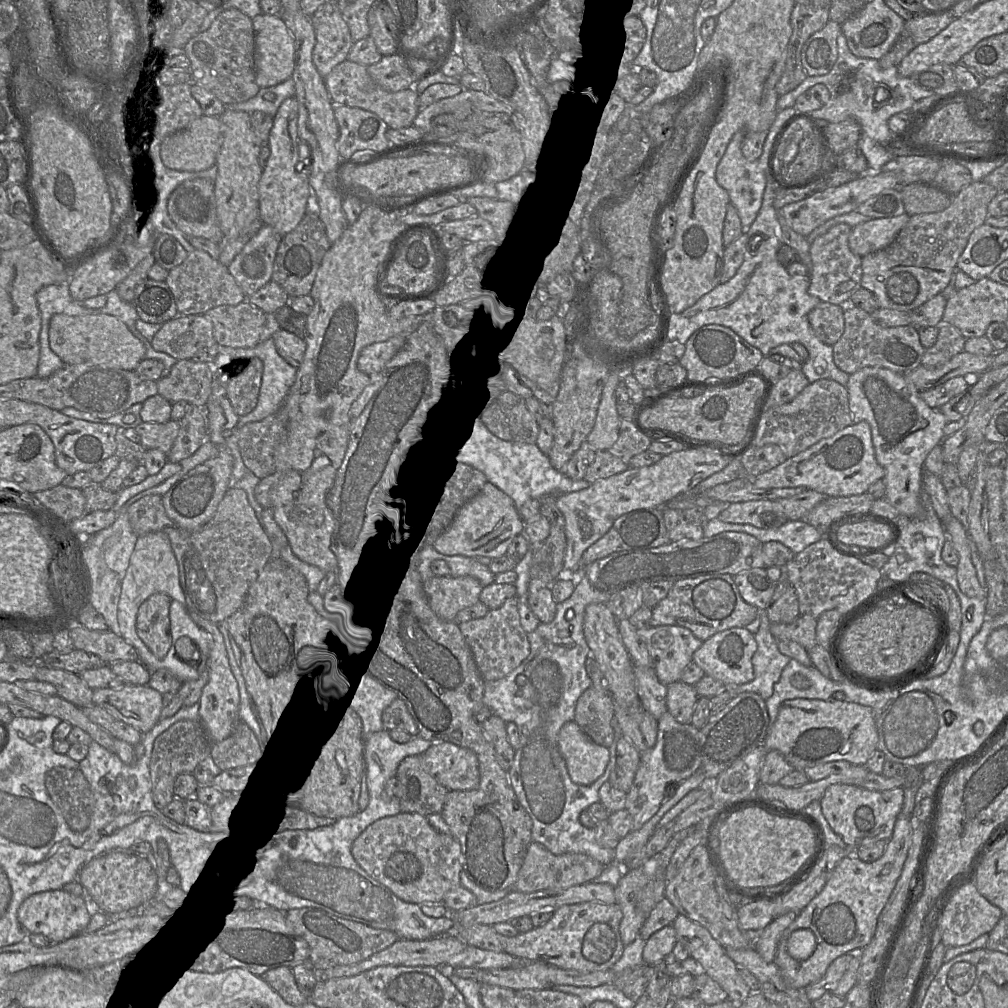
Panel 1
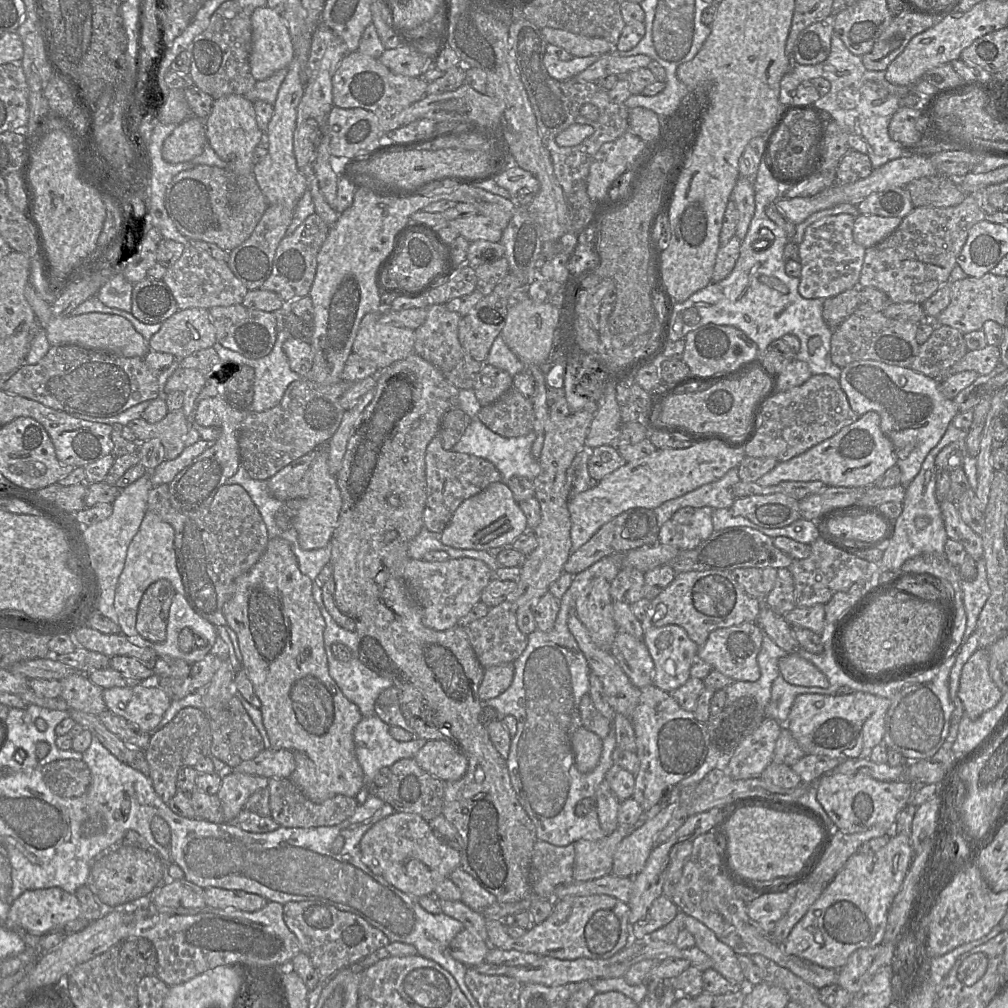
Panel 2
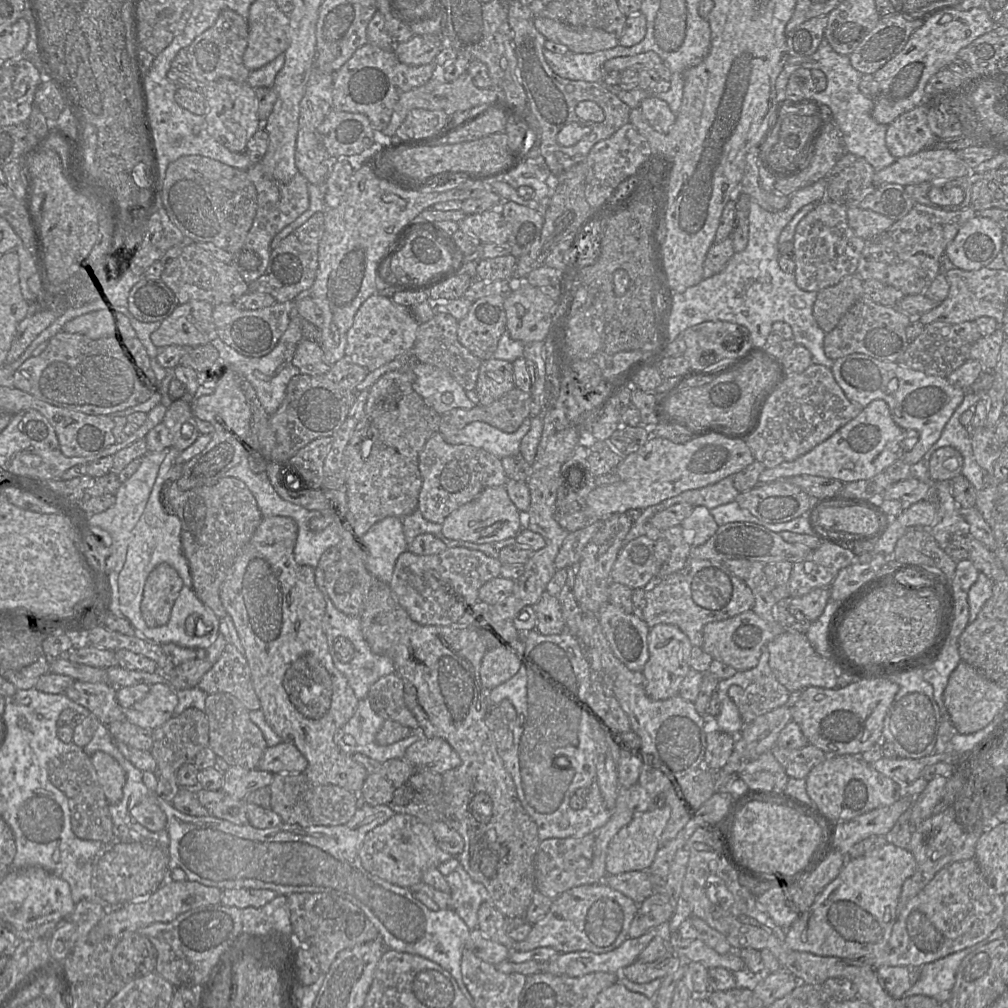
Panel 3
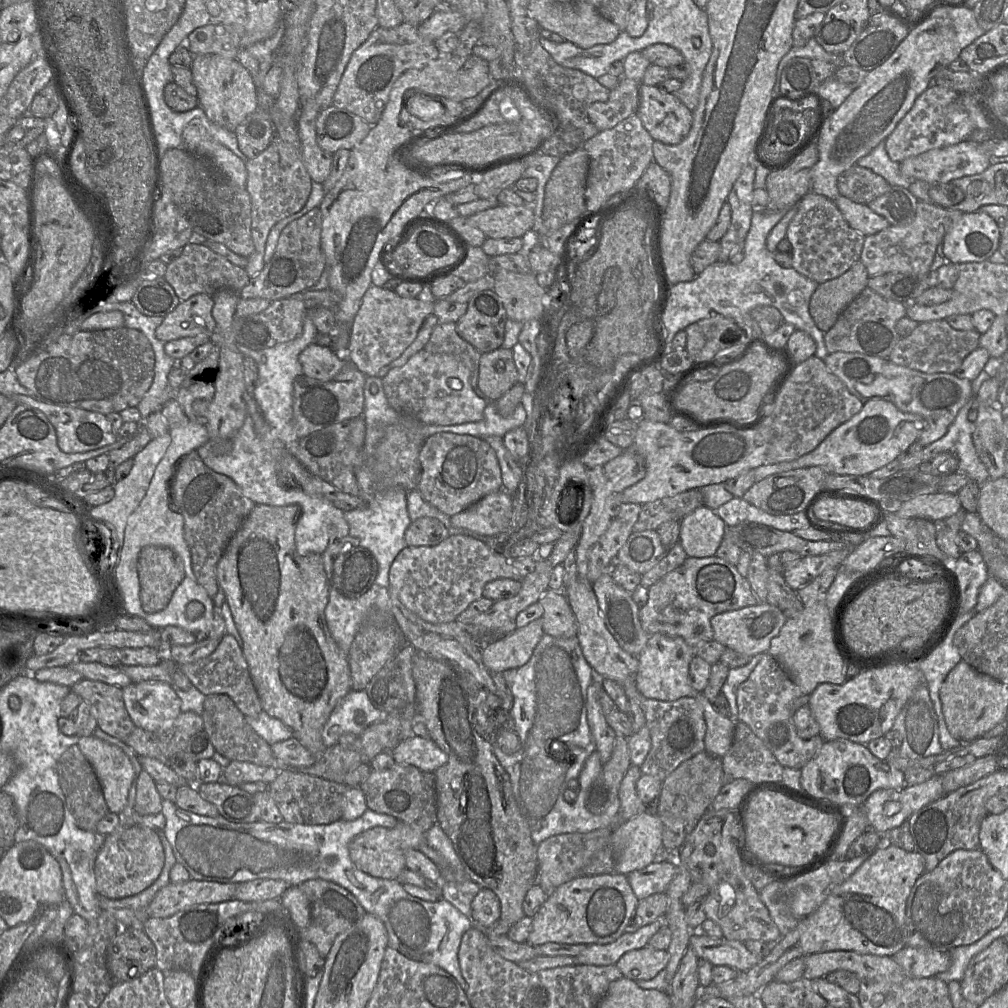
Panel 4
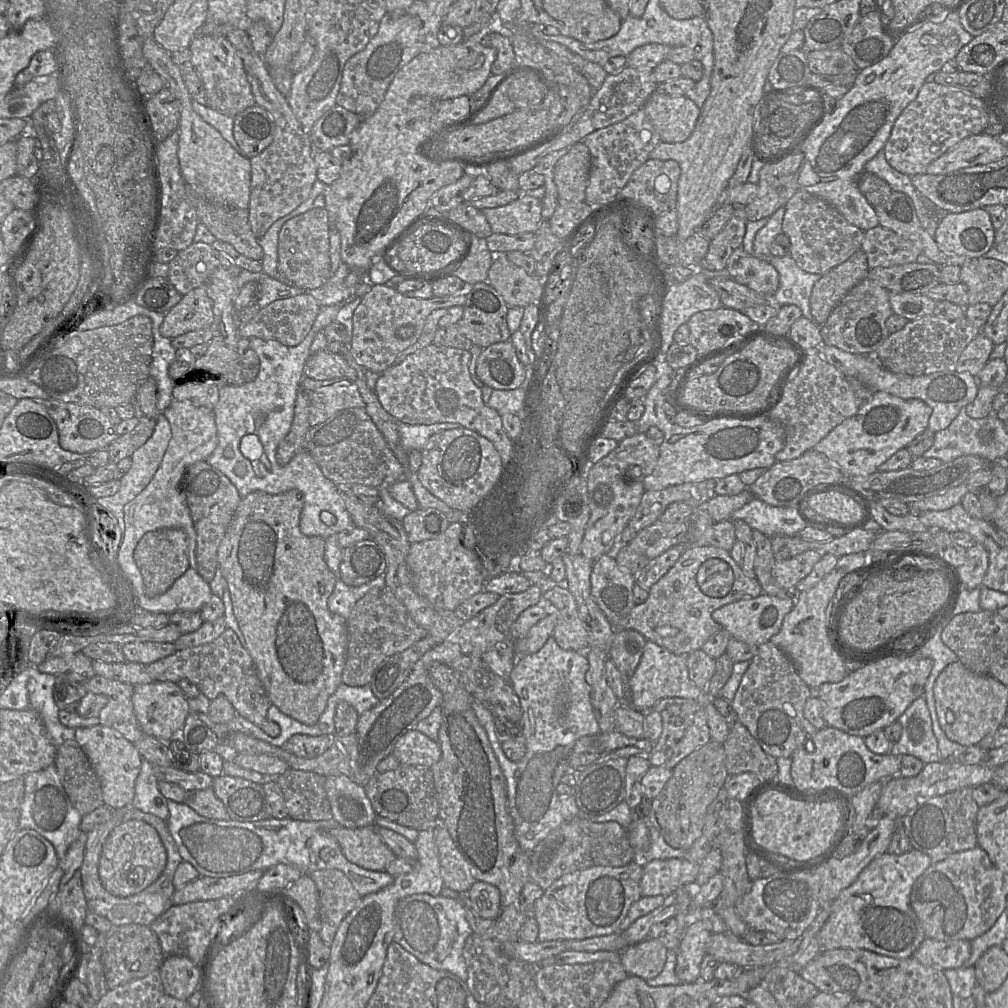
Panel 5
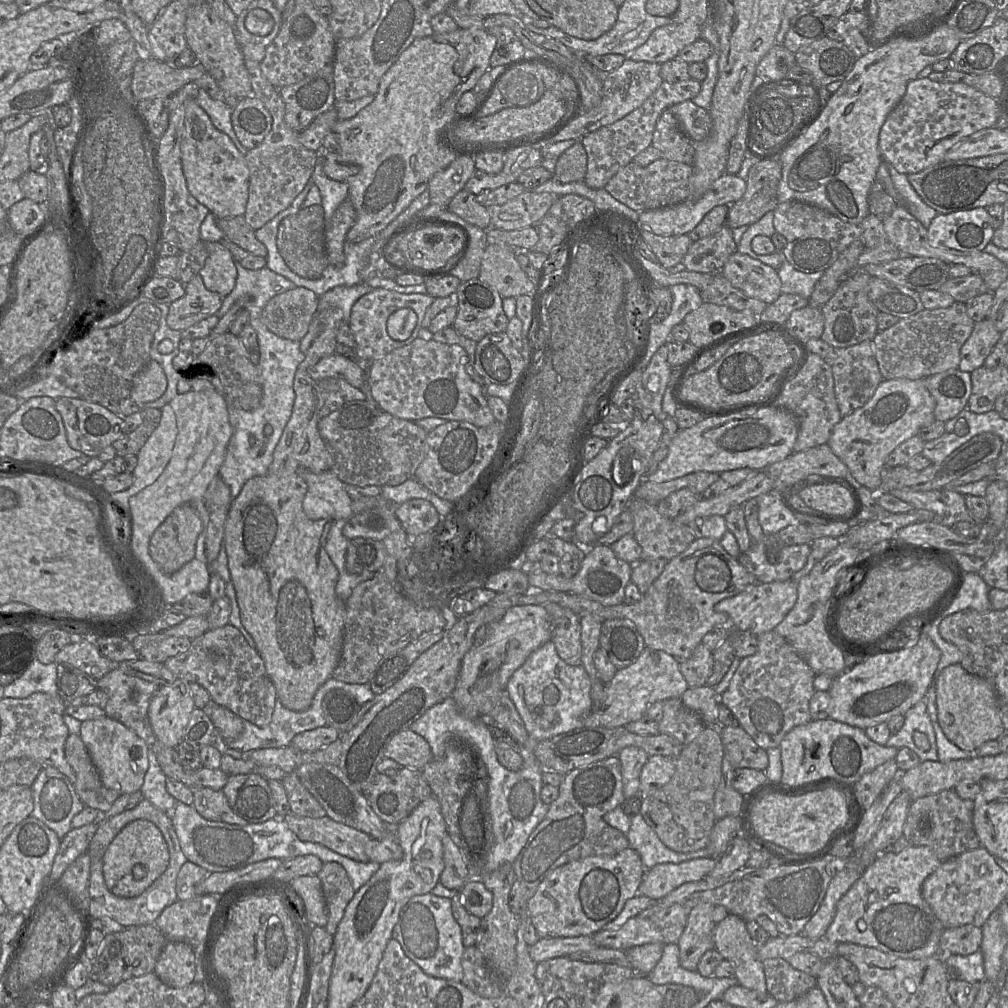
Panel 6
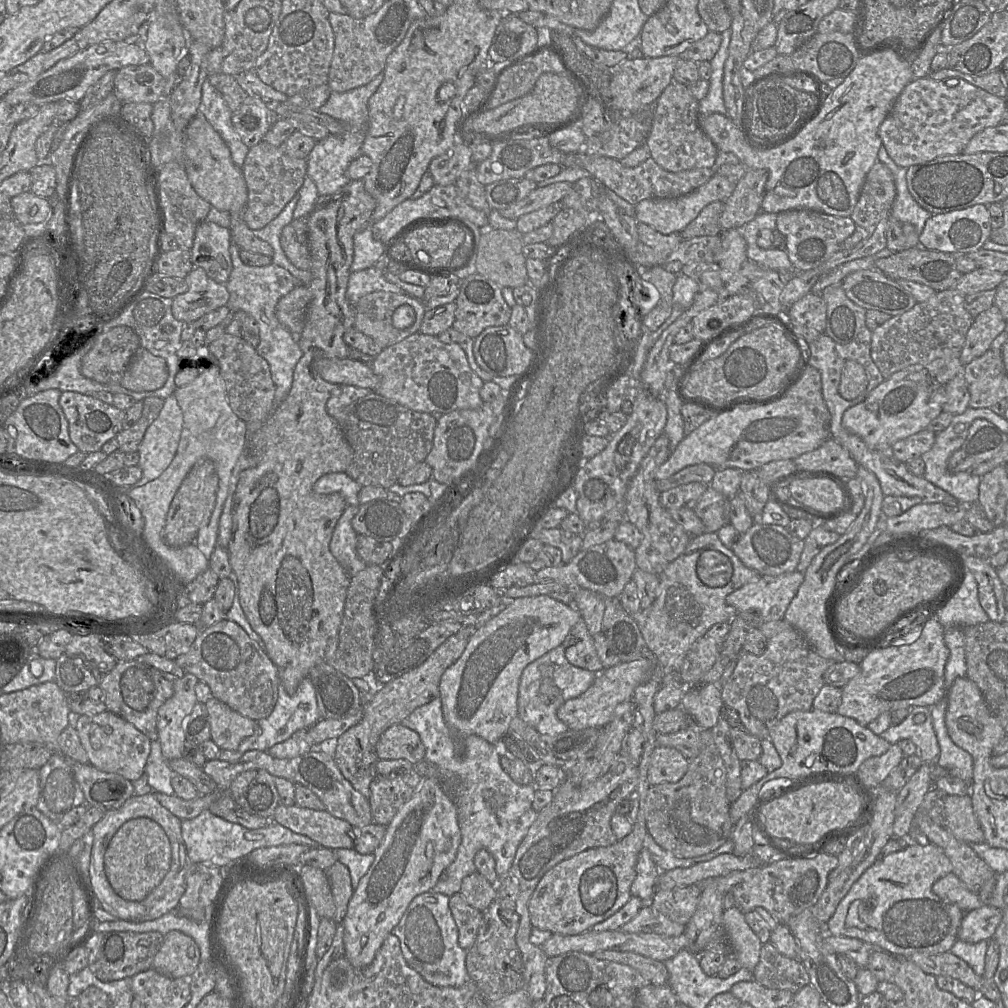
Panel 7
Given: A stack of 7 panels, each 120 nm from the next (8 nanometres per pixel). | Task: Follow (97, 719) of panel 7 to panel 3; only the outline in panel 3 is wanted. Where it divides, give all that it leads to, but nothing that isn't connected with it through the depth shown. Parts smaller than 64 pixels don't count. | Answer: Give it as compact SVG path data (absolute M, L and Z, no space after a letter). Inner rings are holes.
M96 751L90 759L108 804L119 803L126 783L125 771L112 756L105 752Z

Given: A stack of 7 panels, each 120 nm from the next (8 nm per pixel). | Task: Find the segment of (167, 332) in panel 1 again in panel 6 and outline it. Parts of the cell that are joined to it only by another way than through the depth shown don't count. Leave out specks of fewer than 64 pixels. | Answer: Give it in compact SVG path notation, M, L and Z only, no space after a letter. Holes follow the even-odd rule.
M199 274L193 276L184 287L184 296L169 305L167 325L173 330L185 330L216 314L223 302L223 298L218 293L205 287Z

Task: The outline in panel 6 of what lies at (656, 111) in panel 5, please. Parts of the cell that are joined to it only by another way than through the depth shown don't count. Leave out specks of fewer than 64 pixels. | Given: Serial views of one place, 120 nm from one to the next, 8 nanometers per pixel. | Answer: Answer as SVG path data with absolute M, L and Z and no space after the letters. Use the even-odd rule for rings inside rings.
M691 100L675 104L669 109L685 135L692 141L701 141L708 136L712 128L712 118L708 110L695 105Z

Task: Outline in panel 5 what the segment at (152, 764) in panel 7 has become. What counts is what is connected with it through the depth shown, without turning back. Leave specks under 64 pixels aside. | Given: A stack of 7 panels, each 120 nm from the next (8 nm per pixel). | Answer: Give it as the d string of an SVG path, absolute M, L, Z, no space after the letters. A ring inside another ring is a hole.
M142 758L141 771L136 779L132 807L153 814L164 821L169 818L167 799L158 788L159 780L154 765Z

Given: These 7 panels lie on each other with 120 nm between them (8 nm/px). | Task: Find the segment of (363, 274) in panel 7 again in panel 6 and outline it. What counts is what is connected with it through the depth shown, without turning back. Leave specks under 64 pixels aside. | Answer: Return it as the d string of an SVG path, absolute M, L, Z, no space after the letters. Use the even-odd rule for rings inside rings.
M361 282L354 286L337 286L318 297L317 310L311 320L306 335L299 341L300 350L306 353L313 340L321 332L323 325L334 309L340 309L343 322L349 324L351 308L353 304L363 295L369 293L373 288L367 282Z

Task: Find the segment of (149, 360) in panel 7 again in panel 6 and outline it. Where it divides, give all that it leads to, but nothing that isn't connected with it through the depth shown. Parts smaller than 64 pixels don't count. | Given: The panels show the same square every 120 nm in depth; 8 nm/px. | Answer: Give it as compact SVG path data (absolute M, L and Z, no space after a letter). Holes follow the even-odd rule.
M151 359L135 376L130 398L137 404L145 404L159 399L166 391L168 380L164 369Z

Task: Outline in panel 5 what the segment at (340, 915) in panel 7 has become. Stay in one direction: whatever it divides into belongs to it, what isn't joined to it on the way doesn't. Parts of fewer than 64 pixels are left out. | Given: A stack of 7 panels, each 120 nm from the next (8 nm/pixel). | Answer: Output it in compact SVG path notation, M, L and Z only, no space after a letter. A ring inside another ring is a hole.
M316 870L308 876L315 883L319 895L319 936L326 946L330 946L338 926L355 908L361 896L340 870Z

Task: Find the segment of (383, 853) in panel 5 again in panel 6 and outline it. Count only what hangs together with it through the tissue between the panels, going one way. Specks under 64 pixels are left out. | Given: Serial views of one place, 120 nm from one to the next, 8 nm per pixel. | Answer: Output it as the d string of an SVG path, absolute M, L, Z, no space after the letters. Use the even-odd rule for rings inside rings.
M289 813L283 819L301 841L319 843L354 861L370 861L365 849L372 838L362 831L338 823L328 816L309 818Z

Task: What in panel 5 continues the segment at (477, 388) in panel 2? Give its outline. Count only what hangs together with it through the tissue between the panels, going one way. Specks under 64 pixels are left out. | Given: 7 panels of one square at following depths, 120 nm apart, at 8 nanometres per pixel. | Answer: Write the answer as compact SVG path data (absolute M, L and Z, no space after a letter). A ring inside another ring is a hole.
M511 340L483 348L477 359L476 377L493 390L514 390L523 384L526 367L519 361Z

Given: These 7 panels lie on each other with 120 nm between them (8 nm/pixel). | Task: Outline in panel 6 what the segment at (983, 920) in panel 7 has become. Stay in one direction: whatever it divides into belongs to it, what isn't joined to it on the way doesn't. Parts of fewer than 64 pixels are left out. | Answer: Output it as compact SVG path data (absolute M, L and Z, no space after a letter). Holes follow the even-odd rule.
M971 924L945 929L940 937L938 957L970 955L980 950L982 928Z

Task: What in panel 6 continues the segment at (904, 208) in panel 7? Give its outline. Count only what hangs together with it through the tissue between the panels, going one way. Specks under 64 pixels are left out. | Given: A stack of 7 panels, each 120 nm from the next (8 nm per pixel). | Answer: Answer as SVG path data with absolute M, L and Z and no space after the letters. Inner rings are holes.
M891 164L887 166L896 191L907 204L907 210L927 229L938 213L921 199L907 175L898 172Z

